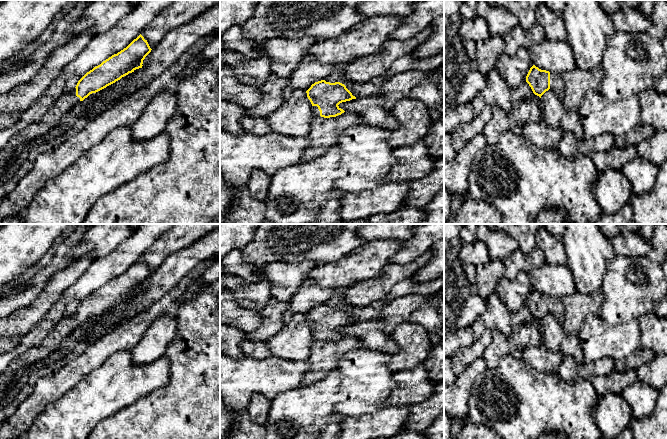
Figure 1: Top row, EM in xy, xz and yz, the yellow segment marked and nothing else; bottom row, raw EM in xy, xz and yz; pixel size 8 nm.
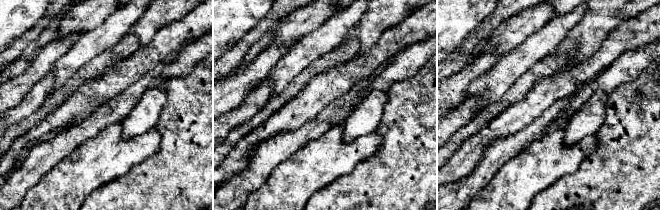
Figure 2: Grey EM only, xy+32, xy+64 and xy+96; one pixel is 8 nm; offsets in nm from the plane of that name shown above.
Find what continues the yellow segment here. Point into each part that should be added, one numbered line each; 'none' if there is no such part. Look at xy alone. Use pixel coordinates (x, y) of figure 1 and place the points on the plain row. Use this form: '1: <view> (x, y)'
1: xy (68, 324)

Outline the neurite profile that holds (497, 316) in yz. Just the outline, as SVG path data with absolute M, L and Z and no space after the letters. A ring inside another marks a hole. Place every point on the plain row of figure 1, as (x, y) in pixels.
M496 292L488 298L486 311L474 321L471 328L474 339L479 339L485 330L497 329L504 335L510 335L513 331L511 312Z

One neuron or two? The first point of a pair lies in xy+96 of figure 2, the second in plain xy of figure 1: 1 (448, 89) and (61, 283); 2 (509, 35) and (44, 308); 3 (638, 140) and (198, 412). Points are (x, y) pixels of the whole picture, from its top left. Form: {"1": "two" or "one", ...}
{"1": "one", "2": "two", "3": "one"}

